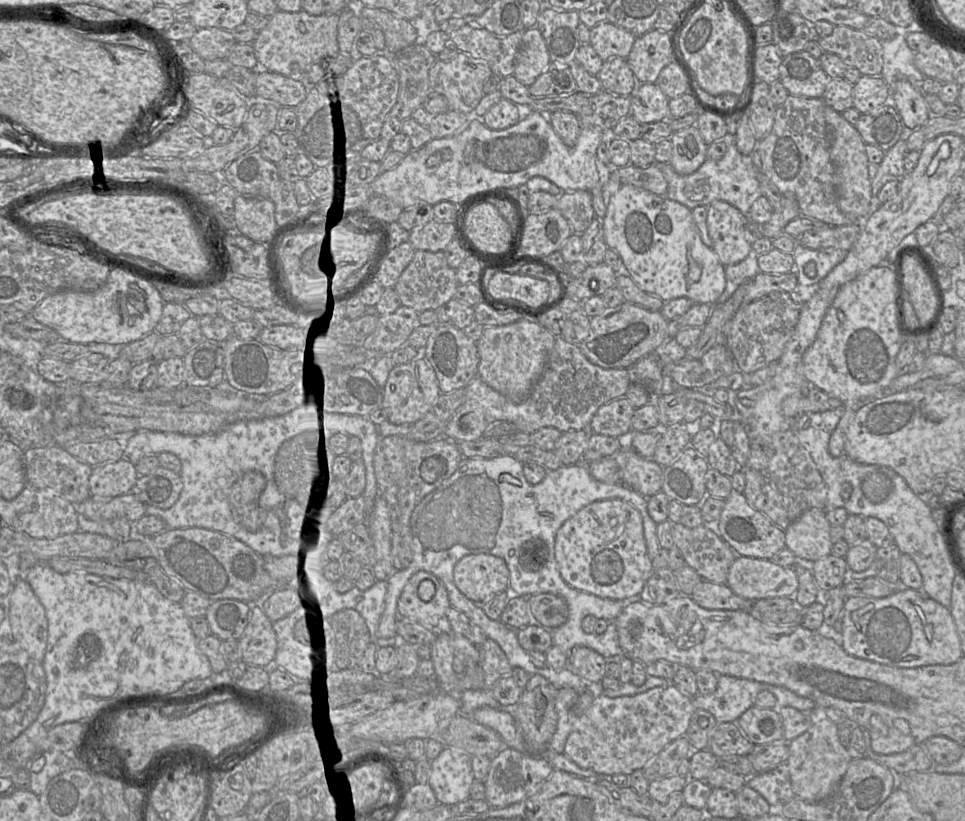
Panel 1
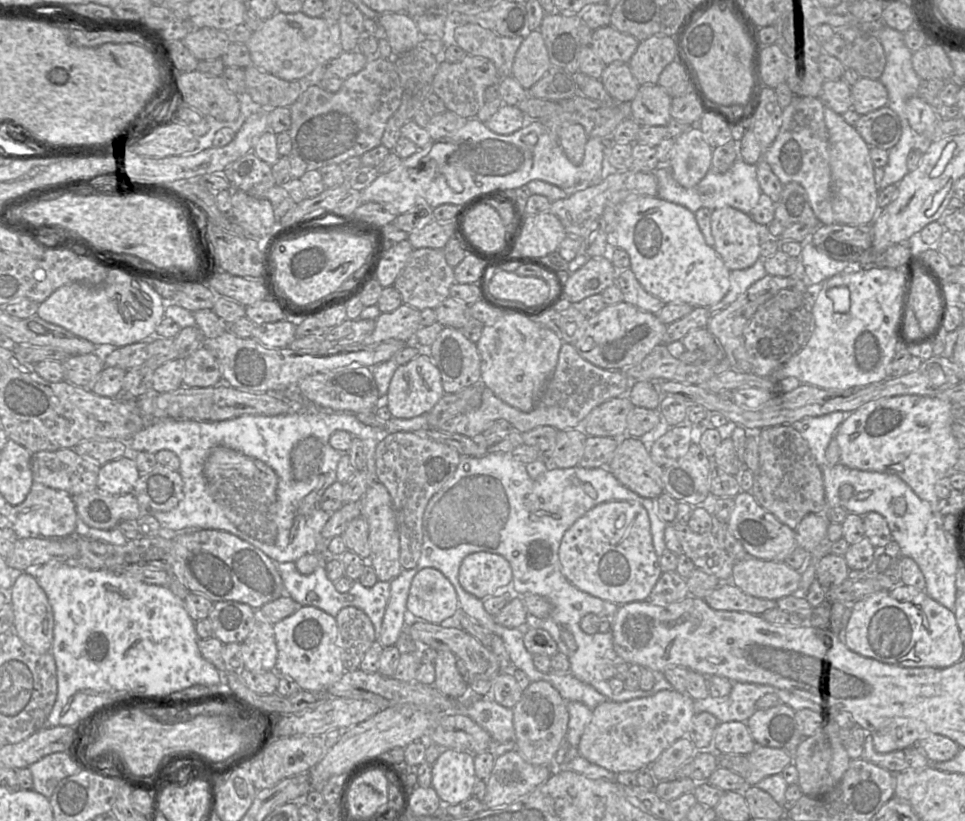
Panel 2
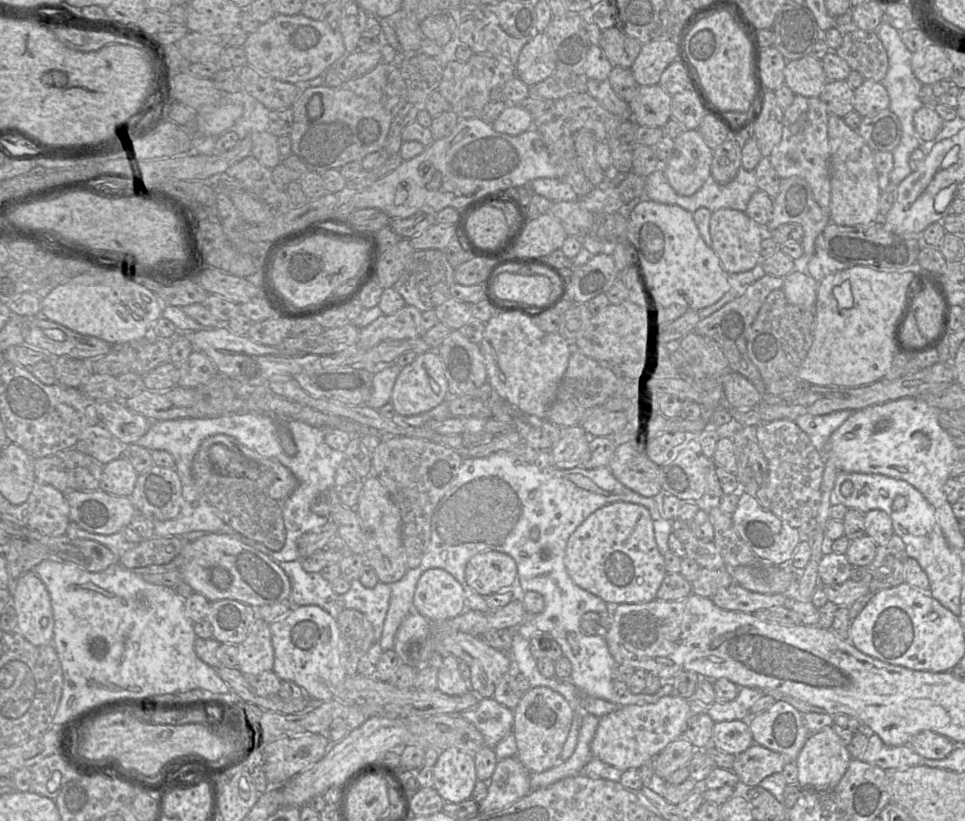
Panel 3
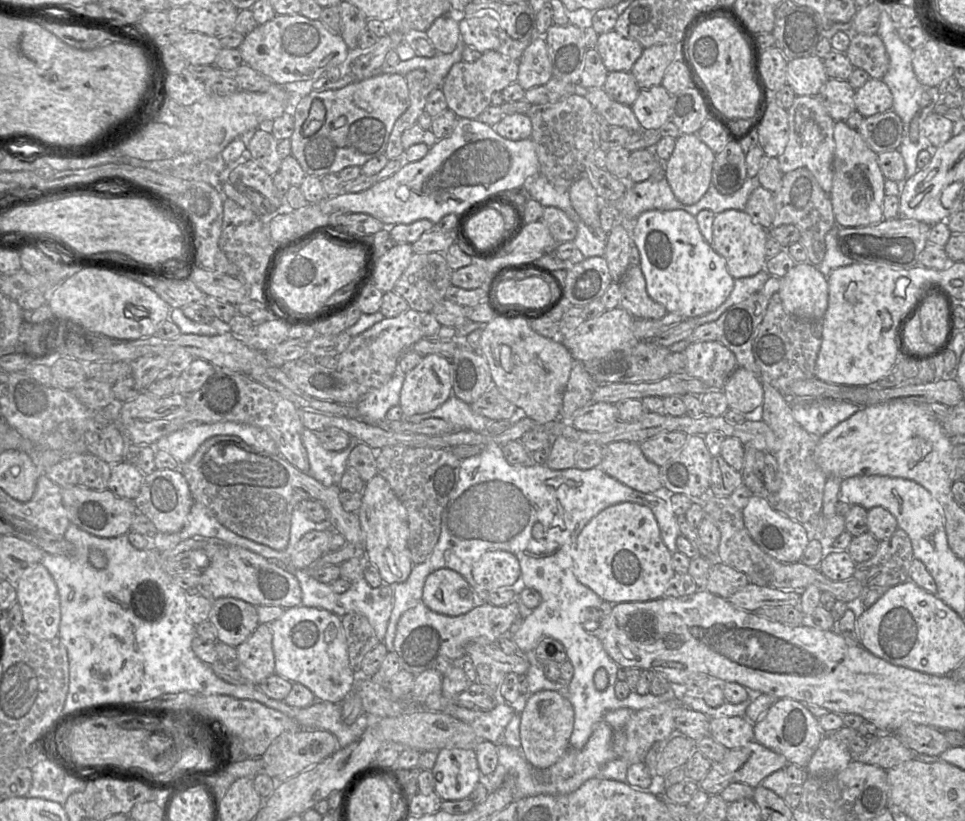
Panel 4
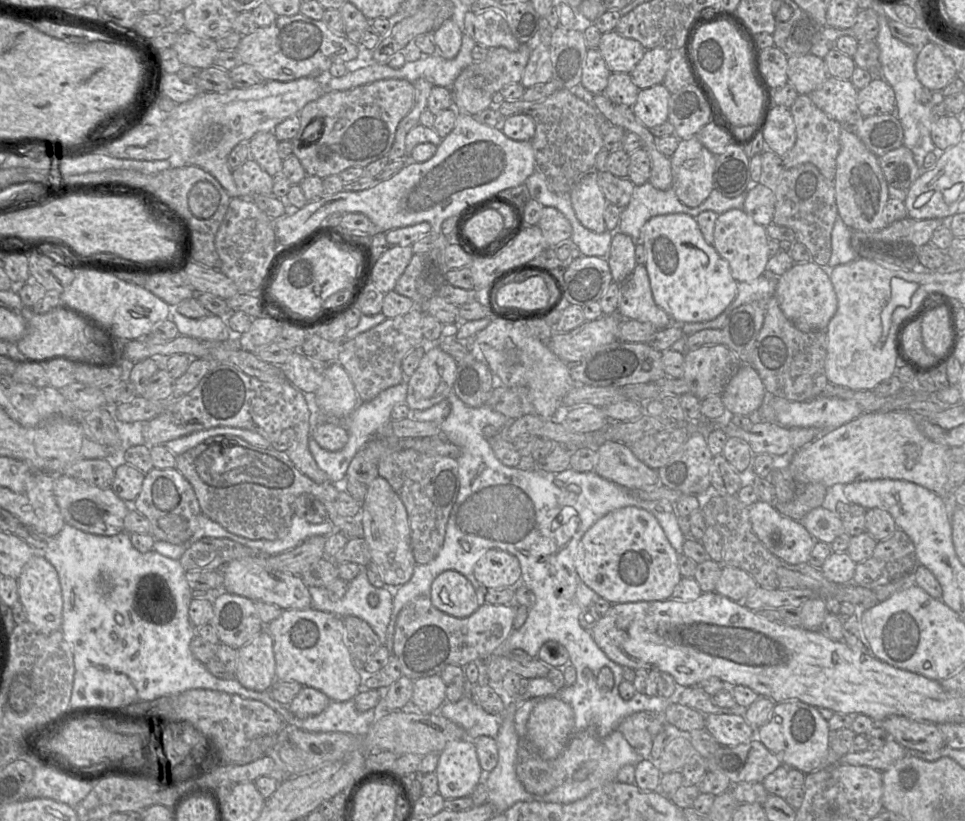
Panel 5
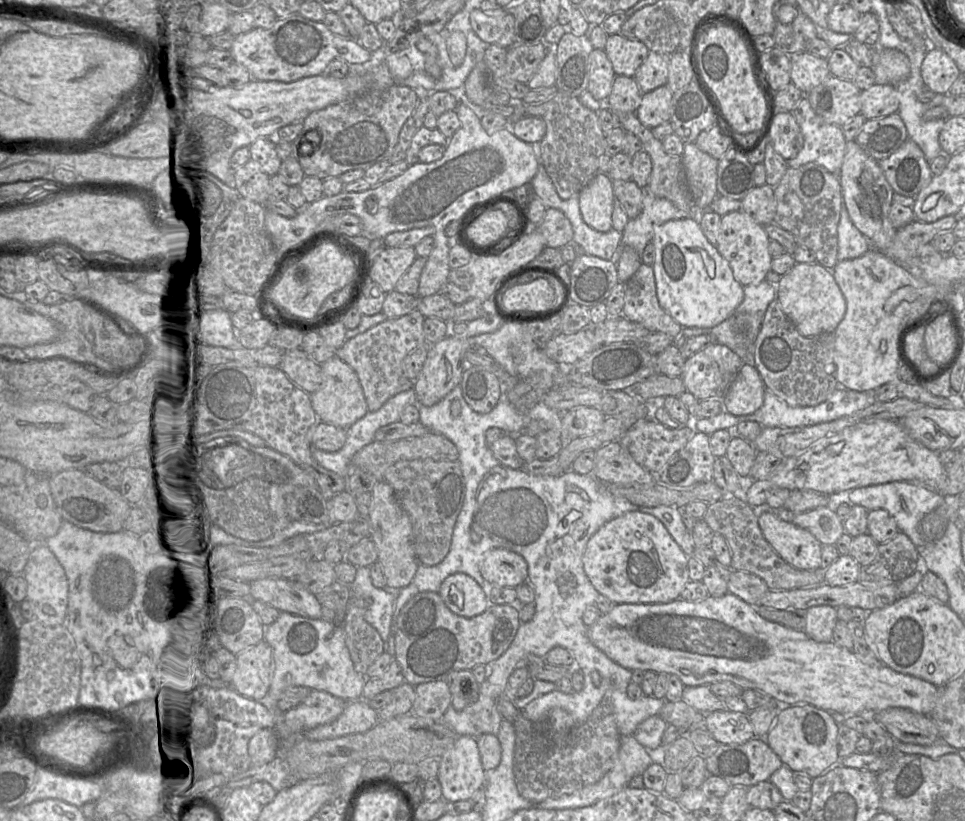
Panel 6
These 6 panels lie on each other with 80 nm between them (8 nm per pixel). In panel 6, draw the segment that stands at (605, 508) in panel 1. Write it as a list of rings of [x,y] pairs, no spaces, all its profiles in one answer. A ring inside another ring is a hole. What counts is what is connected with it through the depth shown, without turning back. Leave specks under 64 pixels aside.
[[[631,511],[605,523],[589,539],[583,554],[583,568],[594,588],[615,604],[669,603],[680,598],[690,581],[688,556],[655,516]]]

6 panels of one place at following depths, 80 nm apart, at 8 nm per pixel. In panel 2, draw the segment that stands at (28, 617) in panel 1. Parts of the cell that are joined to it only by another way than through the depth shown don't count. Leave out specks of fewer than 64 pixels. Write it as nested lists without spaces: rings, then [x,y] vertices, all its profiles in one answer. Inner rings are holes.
[[[32,571],[15,573],[11,604],[14,612],[13,631],[37,652],[49,652],[54,635],[53,611]]]

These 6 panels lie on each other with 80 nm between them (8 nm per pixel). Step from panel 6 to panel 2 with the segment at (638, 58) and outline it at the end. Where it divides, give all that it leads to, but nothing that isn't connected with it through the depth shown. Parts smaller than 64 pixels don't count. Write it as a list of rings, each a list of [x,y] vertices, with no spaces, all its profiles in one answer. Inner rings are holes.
[[[611,25],[593,30],[590,47],[605,65],[613,62],[628,63],[639,41],[616,30]]]

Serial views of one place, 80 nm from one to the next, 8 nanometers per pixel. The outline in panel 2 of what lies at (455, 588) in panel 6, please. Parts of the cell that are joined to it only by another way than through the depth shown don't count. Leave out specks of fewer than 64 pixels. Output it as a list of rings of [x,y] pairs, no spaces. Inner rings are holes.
[[[424,568],[413,578],[407,599],[411,620],[440,624],[459,610],[459,601],[452,583],[442,572]]]

